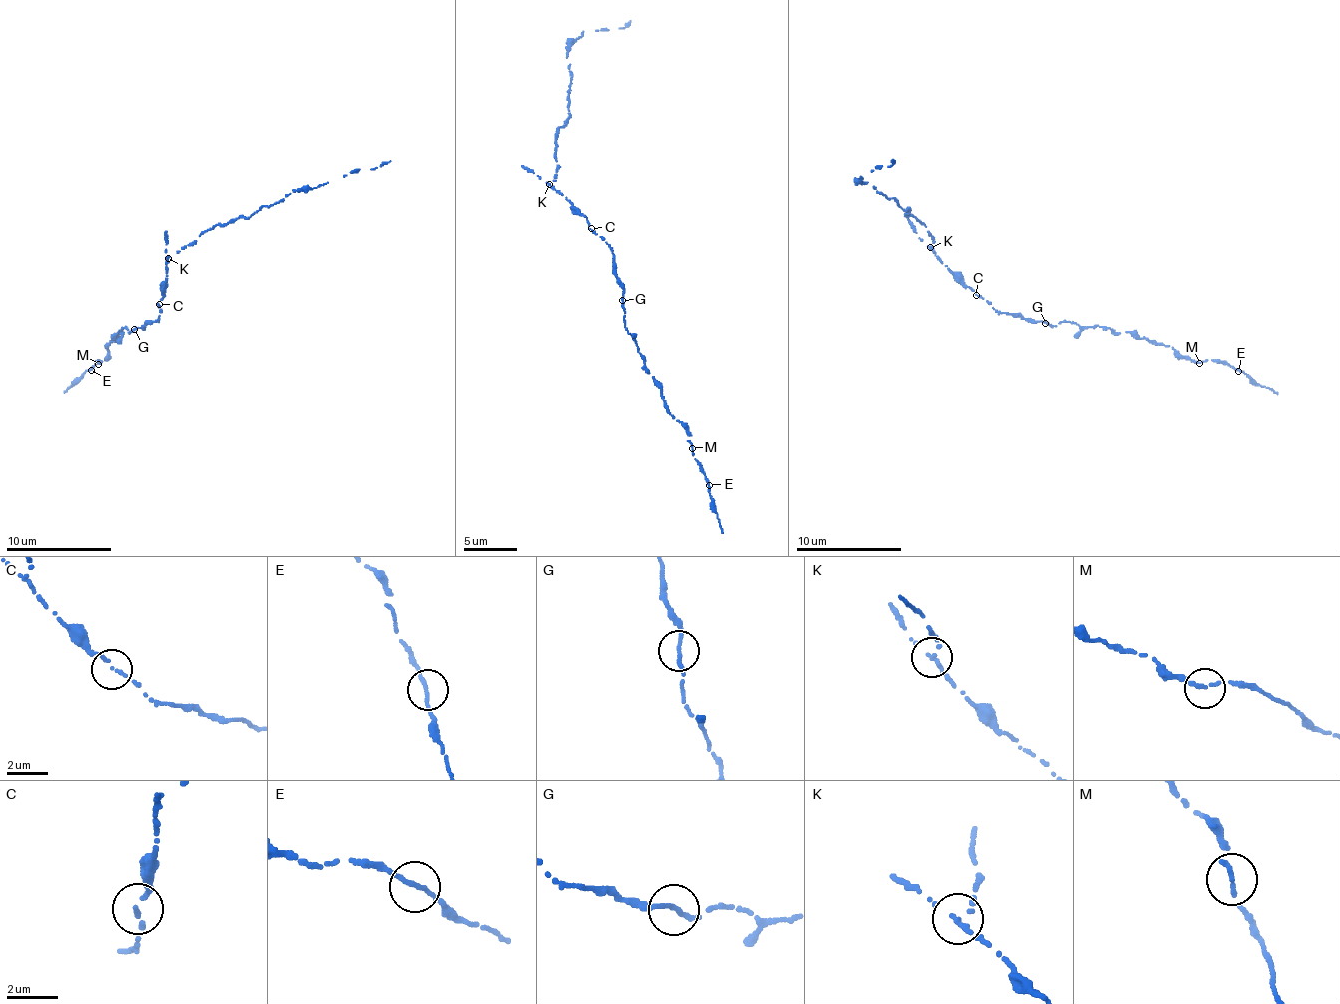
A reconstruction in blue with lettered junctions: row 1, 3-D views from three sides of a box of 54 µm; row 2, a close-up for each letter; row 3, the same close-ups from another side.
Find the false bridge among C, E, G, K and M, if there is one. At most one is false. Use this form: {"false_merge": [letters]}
{"false_merge": ["K"]}

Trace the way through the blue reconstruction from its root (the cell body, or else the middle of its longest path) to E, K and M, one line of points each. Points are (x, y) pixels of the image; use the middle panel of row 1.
E: (591, 228), (614, 255), (627, 331), (634, 337), (667, 413), (689, 434), (693, 456), (709, 485)
K: (591, 228), (578, 209), (549, 184)
M: (591, 228), (614, 255), (627, 331), (634, 337), (667, 413), (682, 424), (692, 448)

